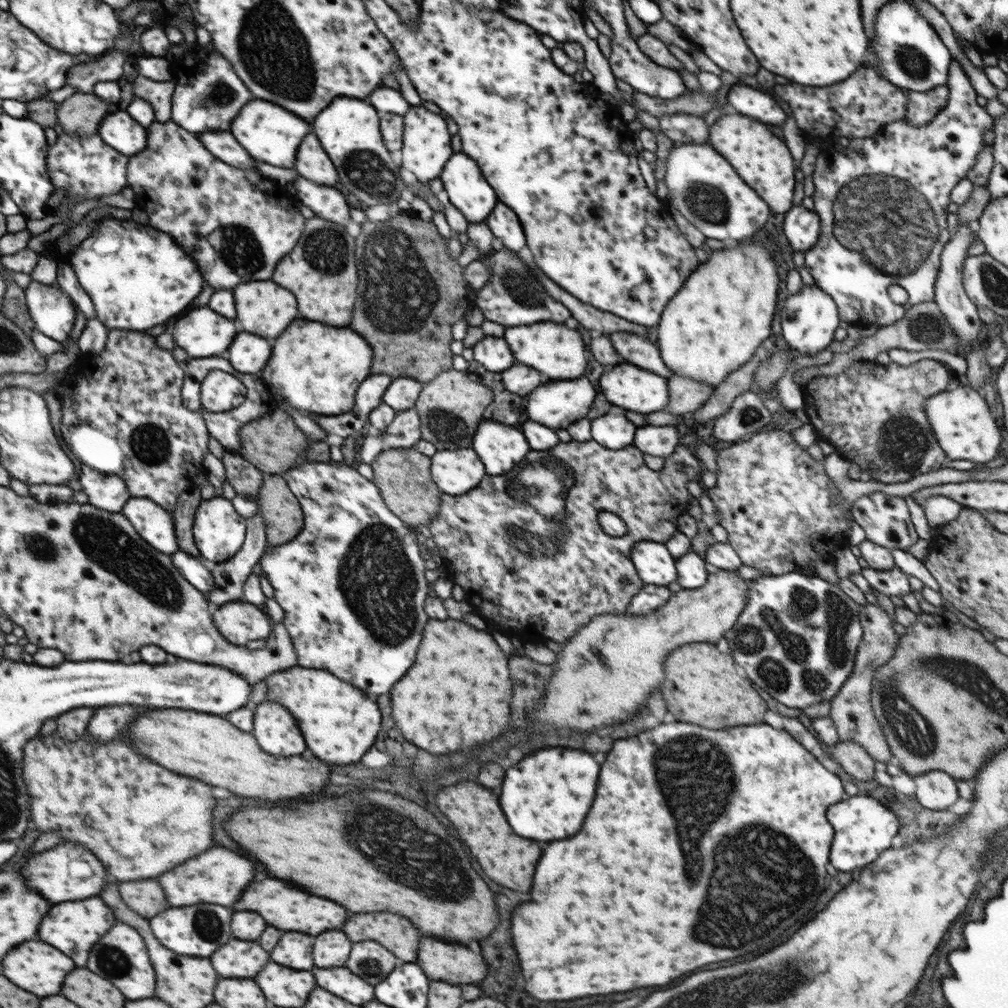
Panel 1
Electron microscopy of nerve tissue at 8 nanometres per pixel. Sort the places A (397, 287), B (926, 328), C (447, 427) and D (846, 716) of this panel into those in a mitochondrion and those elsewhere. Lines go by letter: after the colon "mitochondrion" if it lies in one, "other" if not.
A: mitochondrion
B: mitochondrion
C: mitochondrion
D: other

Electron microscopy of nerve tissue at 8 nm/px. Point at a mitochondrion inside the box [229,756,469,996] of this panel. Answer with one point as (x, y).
(370, 966)

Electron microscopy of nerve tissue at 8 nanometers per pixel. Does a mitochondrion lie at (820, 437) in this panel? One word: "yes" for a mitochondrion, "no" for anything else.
no

